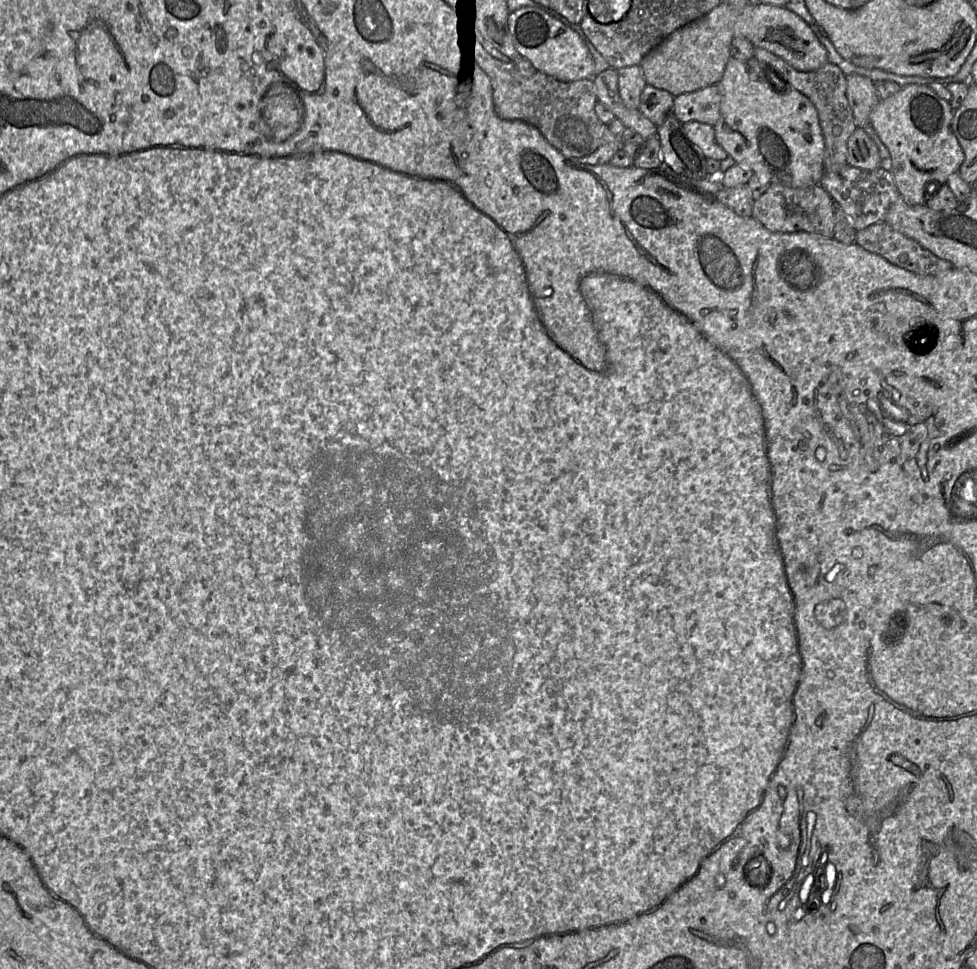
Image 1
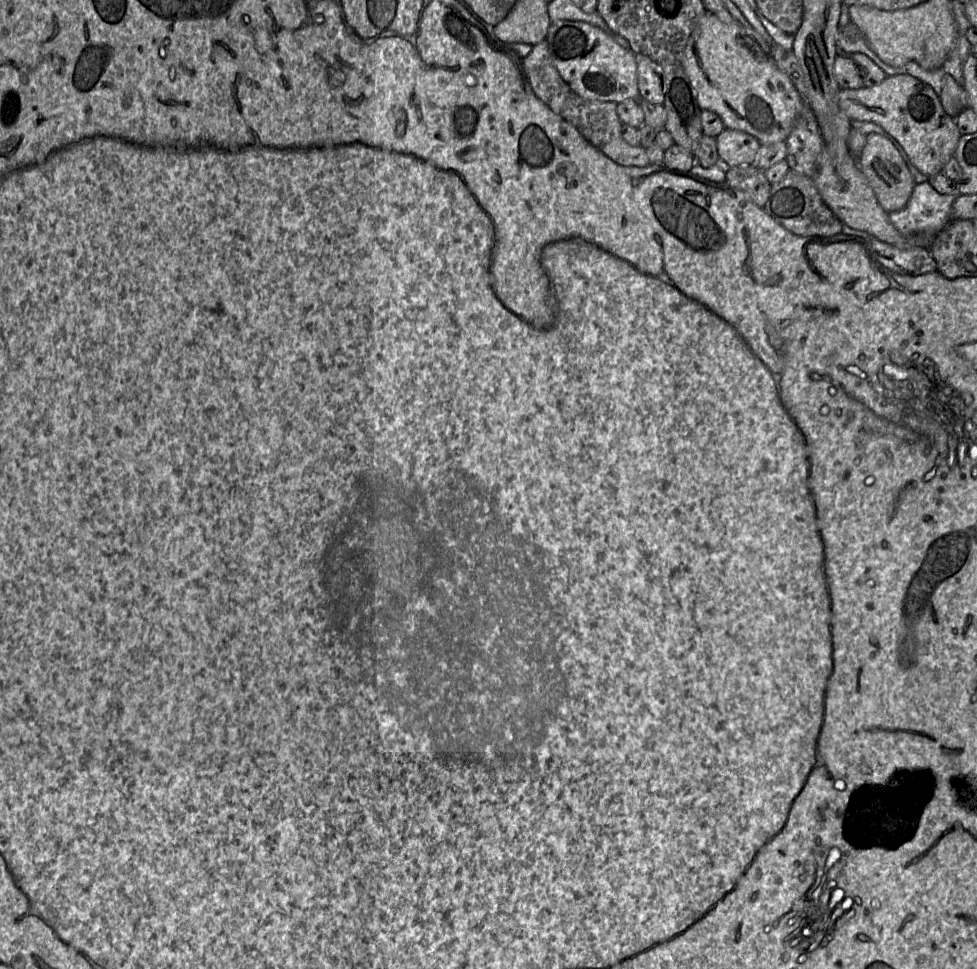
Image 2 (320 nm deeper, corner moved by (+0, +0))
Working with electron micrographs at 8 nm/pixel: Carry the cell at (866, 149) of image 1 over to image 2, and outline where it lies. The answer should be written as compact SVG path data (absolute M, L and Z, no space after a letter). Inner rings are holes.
M876 133L868 134L866 144L858 157L858 165L886 212L898 211L907 205L916 182L891 141Z

